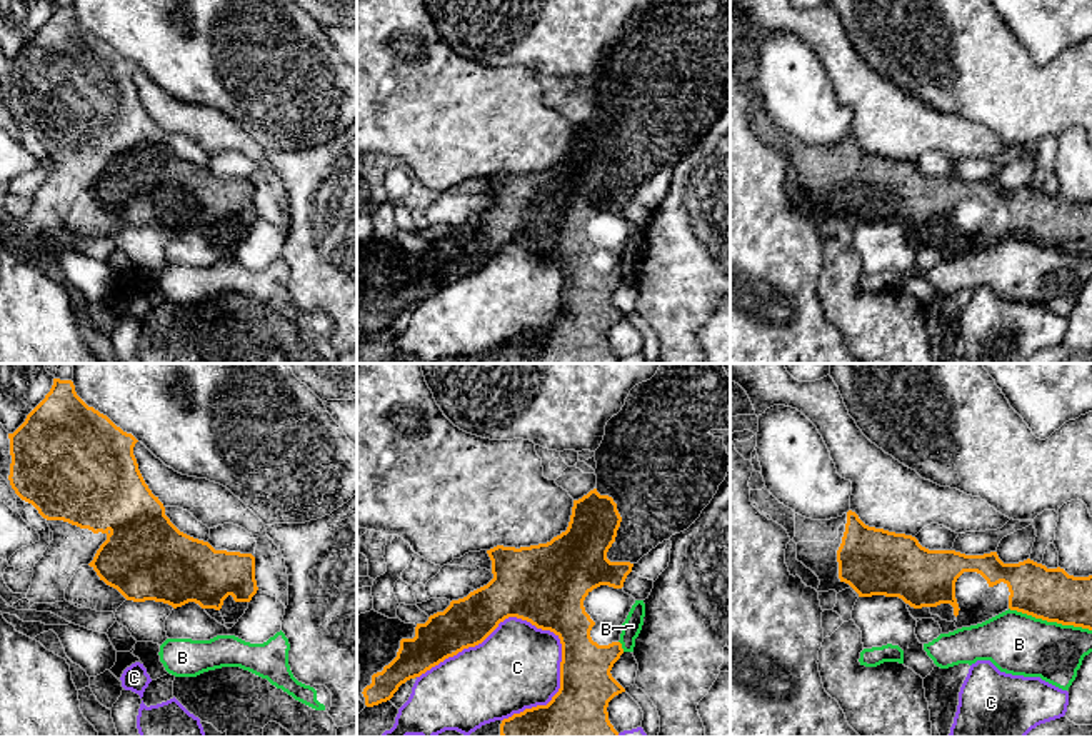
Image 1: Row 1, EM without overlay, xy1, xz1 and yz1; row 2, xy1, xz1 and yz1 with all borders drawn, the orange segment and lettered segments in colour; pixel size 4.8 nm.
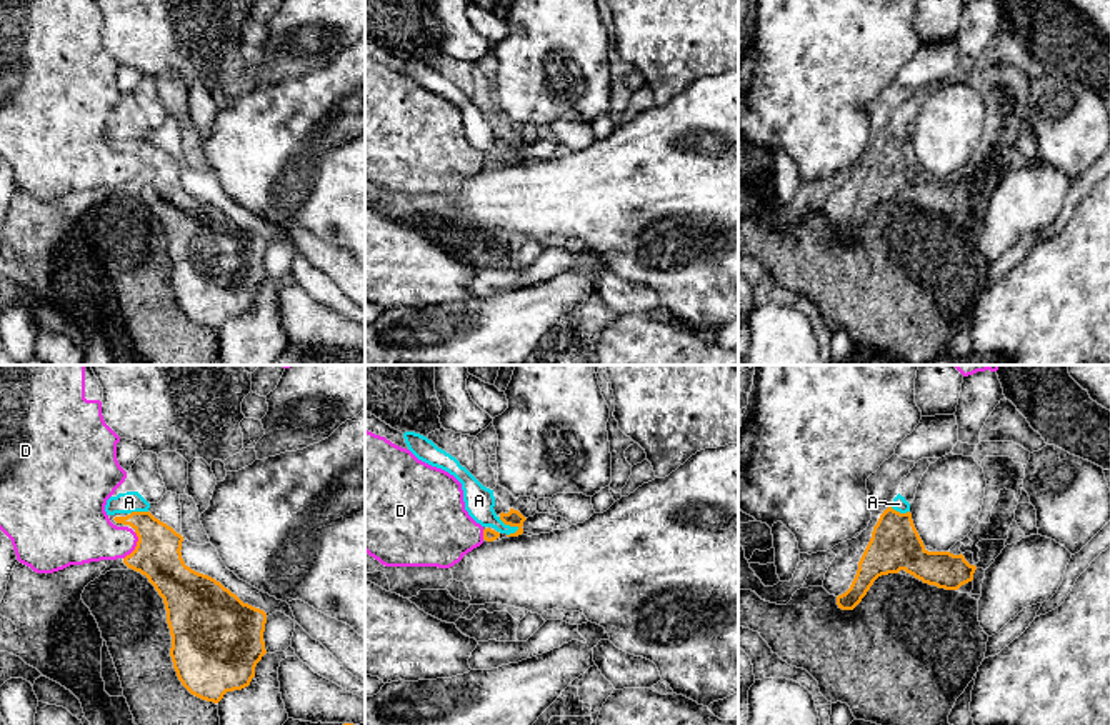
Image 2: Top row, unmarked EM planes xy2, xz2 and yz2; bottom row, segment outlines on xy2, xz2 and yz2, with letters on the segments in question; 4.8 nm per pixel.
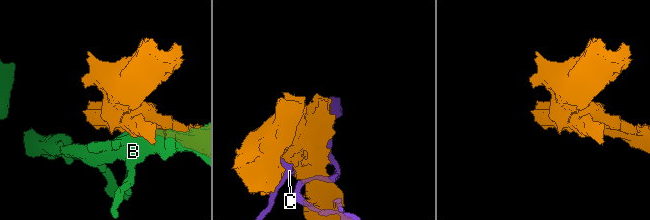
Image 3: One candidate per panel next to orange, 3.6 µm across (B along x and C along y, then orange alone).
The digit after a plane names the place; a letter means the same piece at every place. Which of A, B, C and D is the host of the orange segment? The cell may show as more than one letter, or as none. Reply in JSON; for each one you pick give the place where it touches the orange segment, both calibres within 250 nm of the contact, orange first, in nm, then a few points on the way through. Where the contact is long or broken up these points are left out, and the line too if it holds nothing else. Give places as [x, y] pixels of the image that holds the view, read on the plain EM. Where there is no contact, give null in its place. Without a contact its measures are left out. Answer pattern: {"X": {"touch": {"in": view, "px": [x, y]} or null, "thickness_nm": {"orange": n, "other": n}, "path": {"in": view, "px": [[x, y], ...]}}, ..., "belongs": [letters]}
{"belongs": []}

